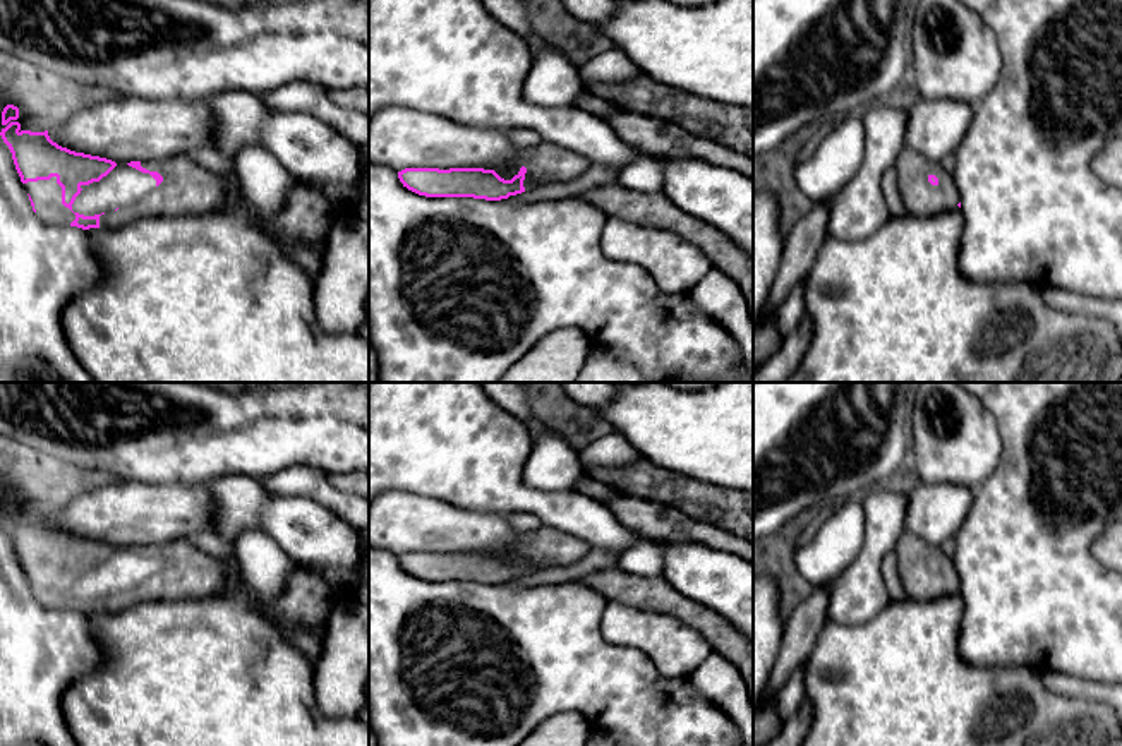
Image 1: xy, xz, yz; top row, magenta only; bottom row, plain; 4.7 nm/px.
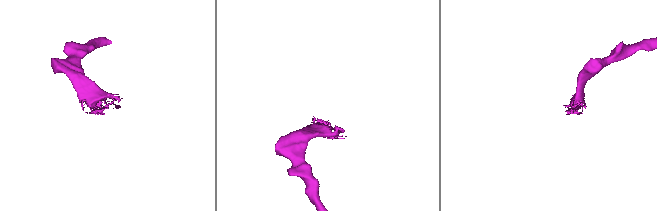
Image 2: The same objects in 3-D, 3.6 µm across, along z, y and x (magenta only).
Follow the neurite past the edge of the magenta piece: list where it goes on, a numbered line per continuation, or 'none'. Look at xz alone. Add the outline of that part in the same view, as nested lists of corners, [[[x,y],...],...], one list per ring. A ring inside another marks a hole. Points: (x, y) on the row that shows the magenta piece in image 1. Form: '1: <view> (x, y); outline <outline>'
1: xz (546, 163); outline [[[540,142],[534,147],[518,149],[518,156],[527,168],[523,187],[525,190],[546,183],[566,183],[587,171],[590,163],[587,158]]]

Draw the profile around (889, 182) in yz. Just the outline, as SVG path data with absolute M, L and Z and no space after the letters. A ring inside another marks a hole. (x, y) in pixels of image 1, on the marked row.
M896 166L887 168L884 178L882 178L882 192L885 196L885 204L889 208L889 214L894 218L904 218L908 216L897 189L897 171Z

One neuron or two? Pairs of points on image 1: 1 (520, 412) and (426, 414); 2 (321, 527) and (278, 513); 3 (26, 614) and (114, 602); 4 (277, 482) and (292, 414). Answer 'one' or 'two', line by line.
1: two
2: one
3: two
4: two

